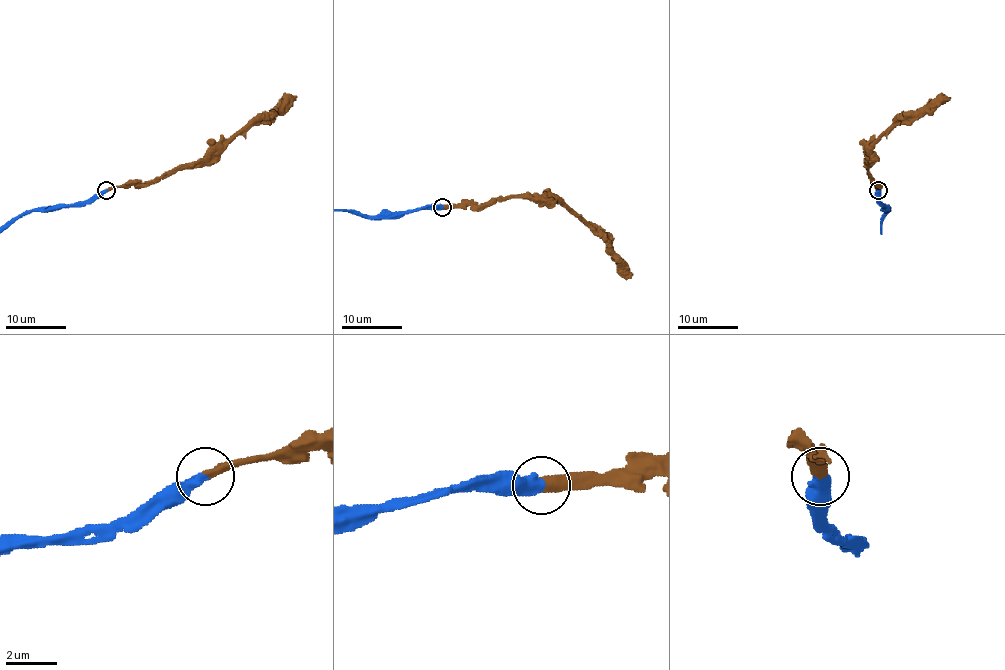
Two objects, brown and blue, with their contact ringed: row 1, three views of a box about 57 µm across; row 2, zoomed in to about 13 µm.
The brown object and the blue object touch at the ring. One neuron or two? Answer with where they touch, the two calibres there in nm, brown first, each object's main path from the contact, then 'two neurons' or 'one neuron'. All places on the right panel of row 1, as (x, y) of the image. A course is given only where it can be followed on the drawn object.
place (878, 190); calibres 400 and 440 nm; course brown (878, 190), (868, 169), (868, 151), (896, 124), (907, 123), (914, 115), (923, 114), (949, 97); one neuron

